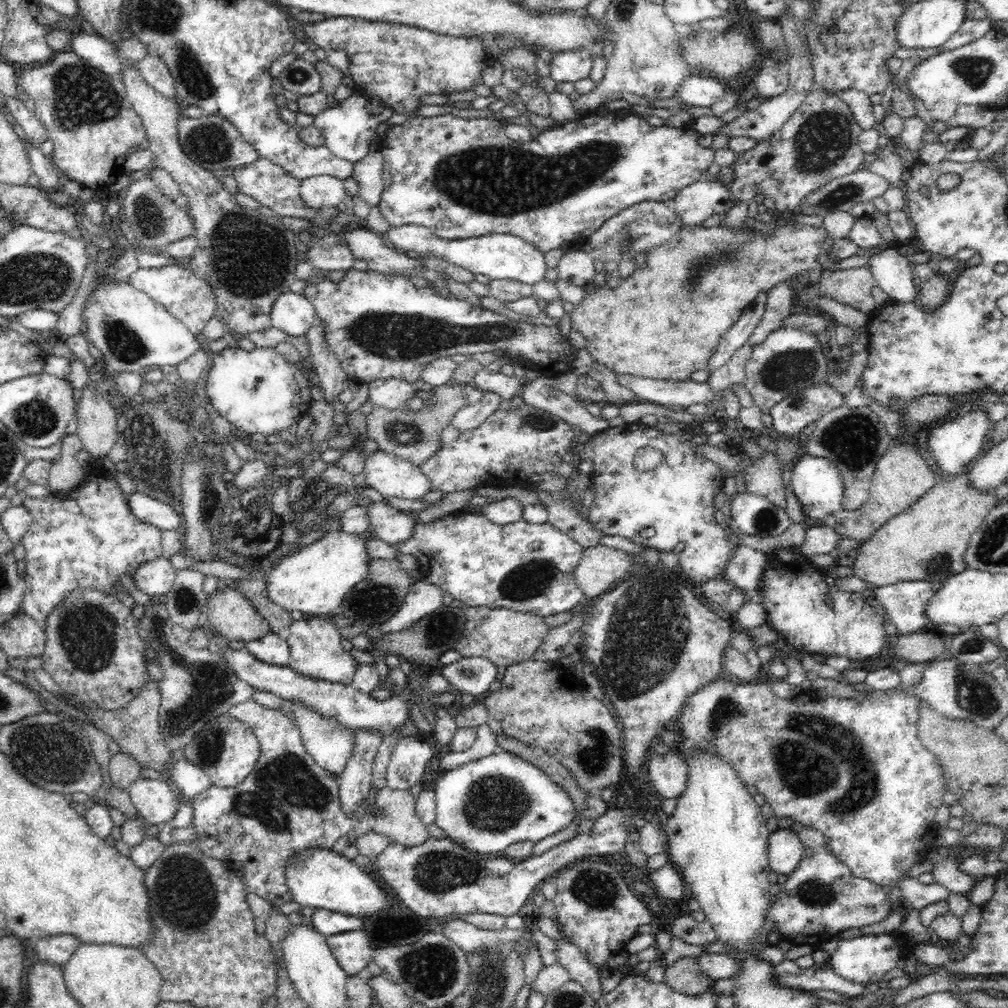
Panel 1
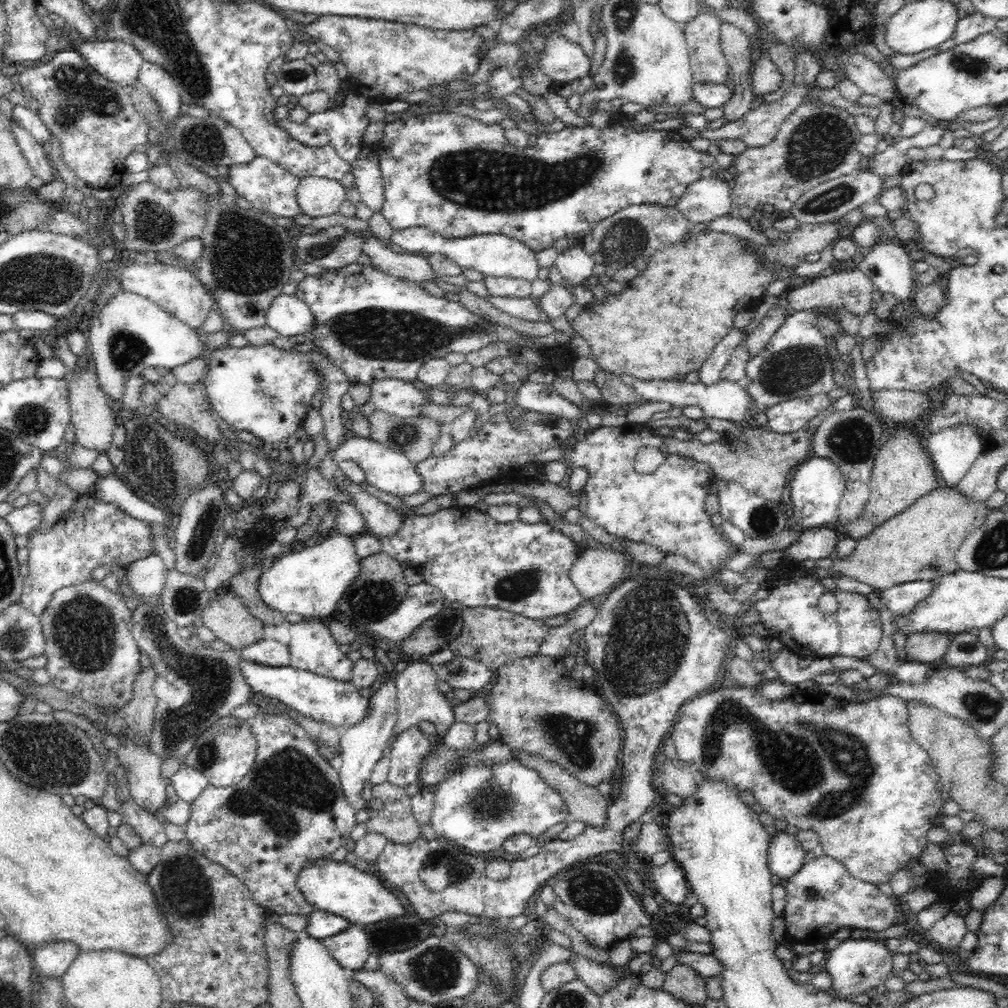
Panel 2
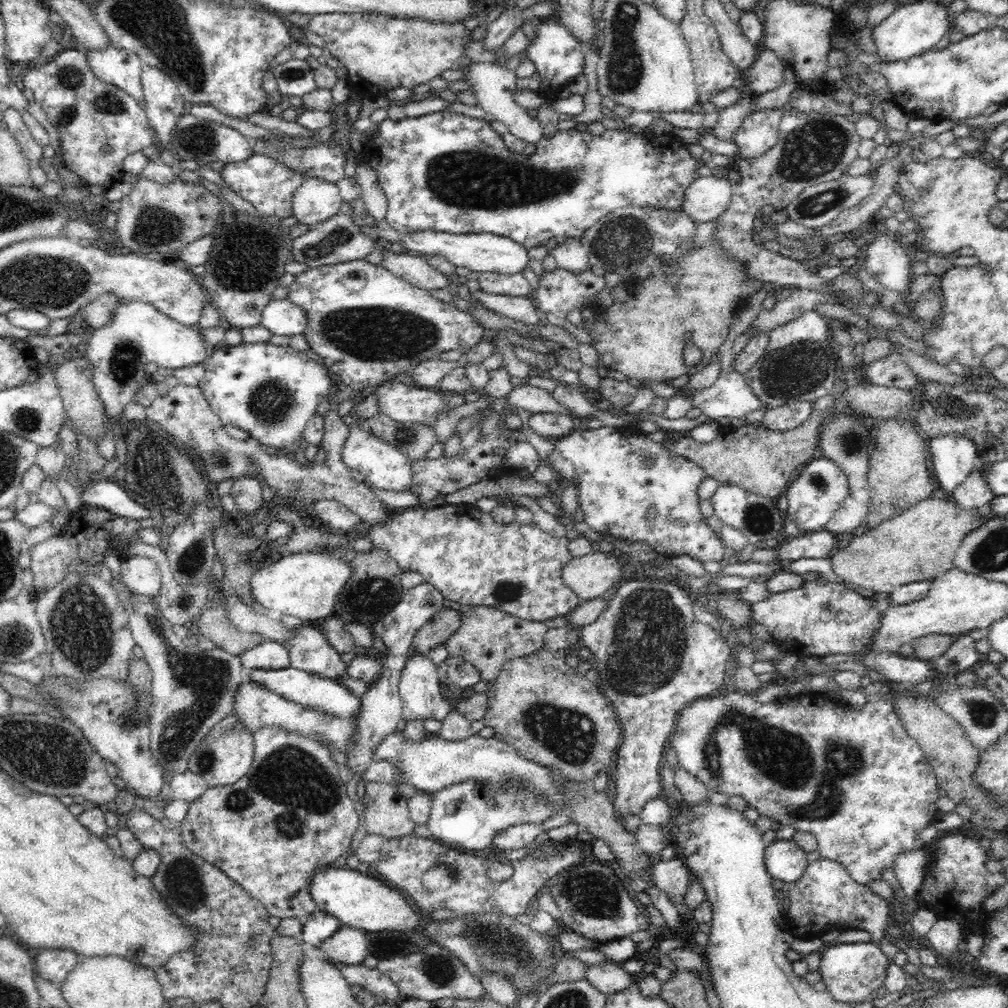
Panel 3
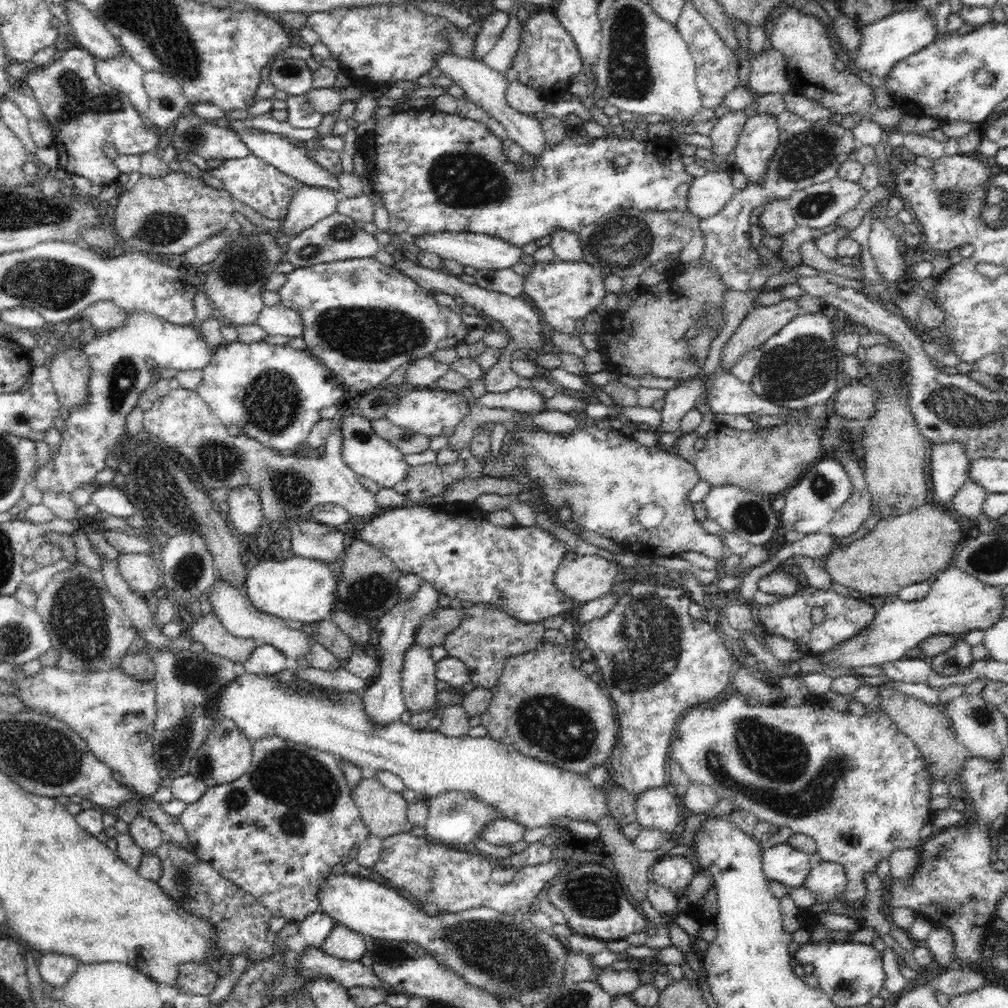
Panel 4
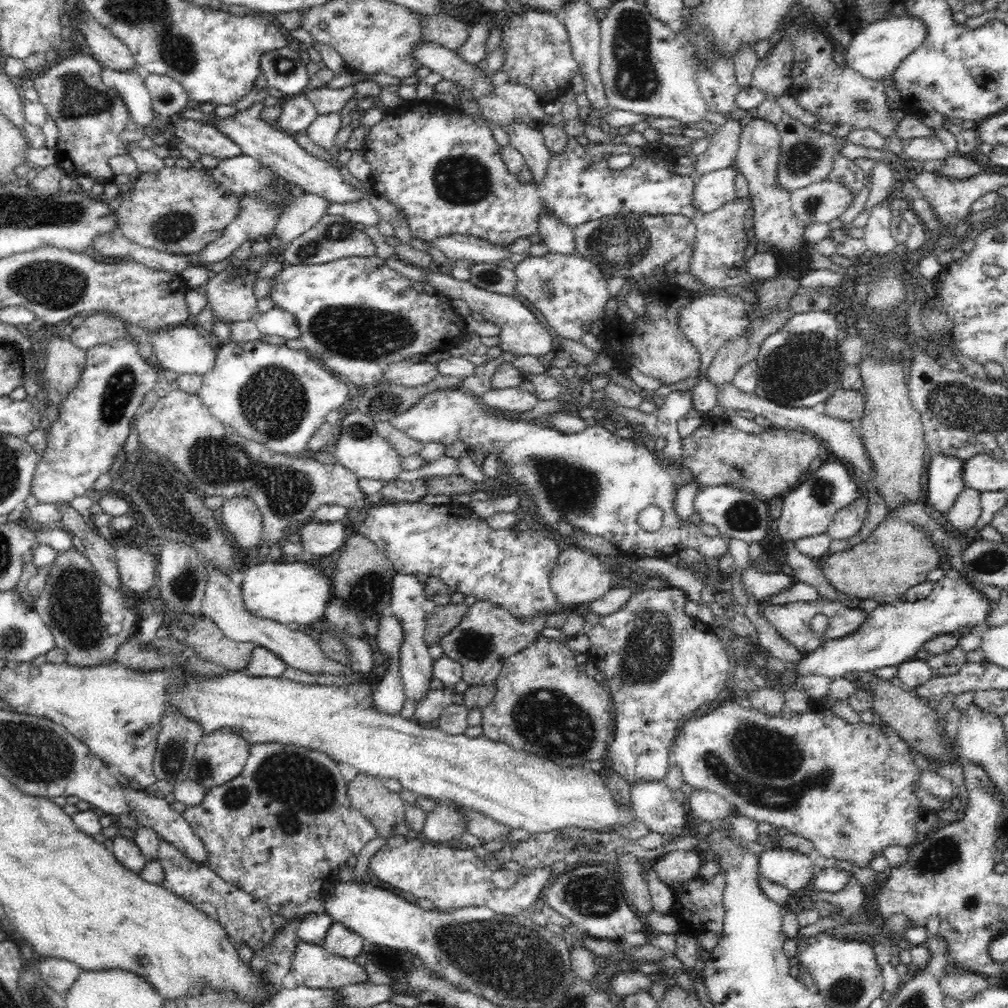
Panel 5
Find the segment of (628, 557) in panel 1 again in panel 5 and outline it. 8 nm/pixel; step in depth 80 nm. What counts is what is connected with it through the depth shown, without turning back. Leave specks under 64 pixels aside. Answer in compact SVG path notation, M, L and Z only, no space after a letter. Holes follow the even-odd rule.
M578 546L563 550L552 567L550 577L551 591L565 609L572 609L583 602L594 602L602 598L612 588L612 561L608 561L591 551Z

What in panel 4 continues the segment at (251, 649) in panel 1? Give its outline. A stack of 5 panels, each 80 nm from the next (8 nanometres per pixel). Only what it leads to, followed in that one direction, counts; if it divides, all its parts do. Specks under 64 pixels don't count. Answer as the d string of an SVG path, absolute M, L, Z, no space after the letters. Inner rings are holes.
M269 644L257 646L243 665L248 674L268 676L292 667L290 660Z

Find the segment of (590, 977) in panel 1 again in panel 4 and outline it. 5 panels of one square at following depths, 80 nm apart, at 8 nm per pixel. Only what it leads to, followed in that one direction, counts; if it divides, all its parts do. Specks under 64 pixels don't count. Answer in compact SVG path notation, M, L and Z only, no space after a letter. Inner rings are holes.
M612 966L604 969L597 969L594 975L594 982L600 985L604 991L613 997L632 994L640 985L639 968L629 970L613 970Z

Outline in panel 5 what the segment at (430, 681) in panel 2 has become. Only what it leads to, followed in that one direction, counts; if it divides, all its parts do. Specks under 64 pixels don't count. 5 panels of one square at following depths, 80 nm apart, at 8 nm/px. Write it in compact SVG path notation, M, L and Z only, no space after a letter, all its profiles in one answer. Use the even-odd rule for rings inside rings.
M398 573L392 579L392 598L388 613L398 618L402 625L403 641L399 648L400 674L406 698L421 701L430 690L430 680L433 679L433 662L435 659L429 653L429 646L424 641L427 614L427 598L420 576Z

